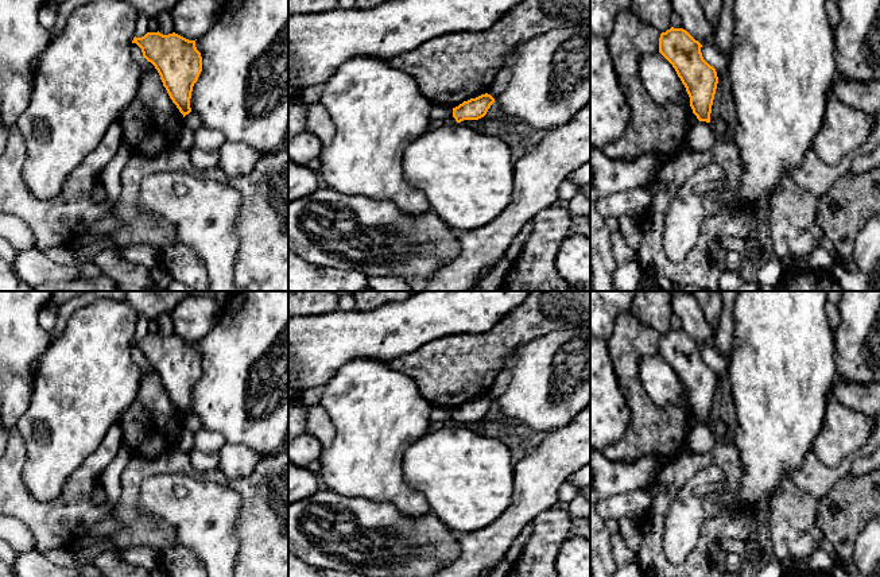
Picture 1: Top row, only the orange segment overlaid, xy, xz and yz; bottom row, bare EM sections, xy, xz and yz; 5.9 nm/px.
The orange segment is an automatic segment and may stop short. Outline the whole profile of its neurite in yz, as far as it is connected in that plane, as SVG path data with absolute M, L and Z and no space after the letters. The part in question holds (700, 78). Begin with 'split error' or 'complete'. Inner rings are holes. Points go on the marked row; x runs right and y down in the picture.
complete; M671 27L659 38L659 53L672 65L685 85L693 113L699 121L710 123L718 77L716 69L703 59L701 47L683 28Z

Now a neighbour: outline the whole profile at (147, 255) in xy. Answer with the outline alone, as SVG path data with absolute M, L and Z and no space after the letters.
M133 244L124 249L119 249L119 252L124 260L144 266L148 270L162 264L159 248L151 244Z

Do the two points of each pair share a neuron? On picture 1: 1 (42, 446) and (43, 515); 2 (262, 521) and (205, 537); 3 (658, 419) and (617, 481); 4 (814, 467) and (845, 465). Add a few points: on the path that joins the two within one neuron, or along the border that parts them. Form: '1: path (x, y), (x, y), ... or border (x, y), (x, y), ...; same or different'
1: border (22, 477), (39, 500), (53, 500), (68, 480); different
2: border (240, 496), (240, 514), (236, 525), (236, 560); different
3: border (604, 456), (634, 461), (655, 454), (661, 460); different
4: path (822, 472), (837, 472); same

